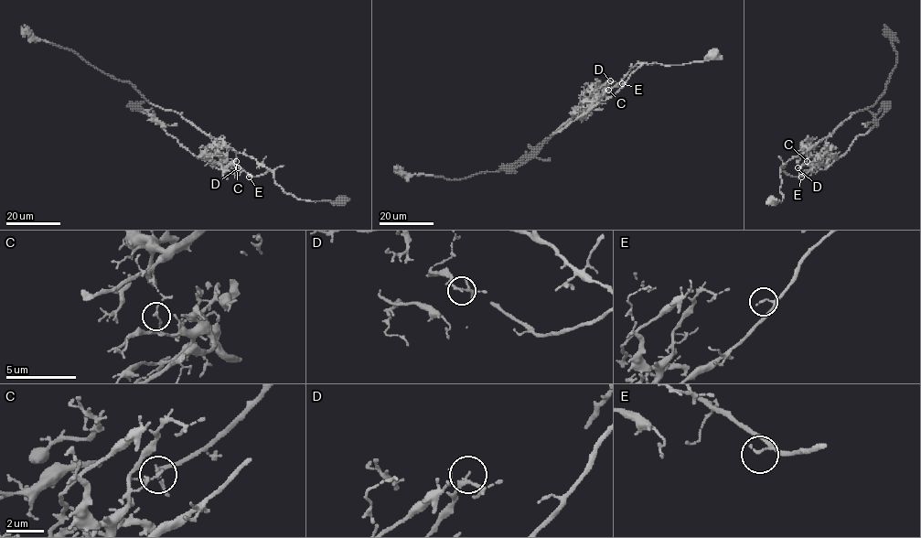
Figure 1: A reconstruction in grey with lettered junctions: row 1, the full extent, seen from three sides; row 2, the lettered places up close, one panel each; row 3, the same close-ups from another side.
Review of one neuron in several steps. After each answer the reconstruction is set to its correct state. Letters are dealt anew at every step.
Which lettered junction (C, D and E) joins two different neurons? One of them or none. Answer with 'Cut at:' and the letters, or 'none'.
Cut at: C

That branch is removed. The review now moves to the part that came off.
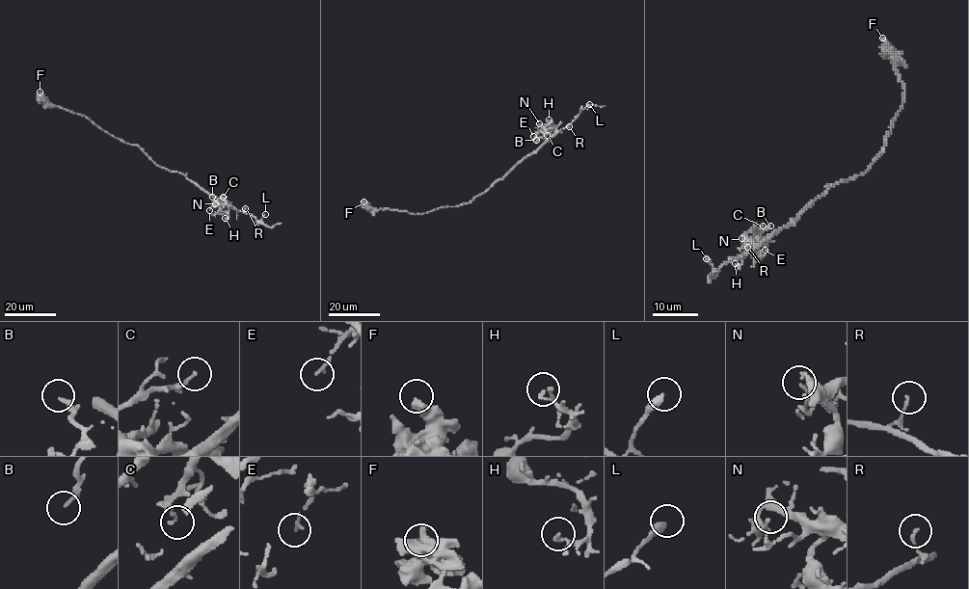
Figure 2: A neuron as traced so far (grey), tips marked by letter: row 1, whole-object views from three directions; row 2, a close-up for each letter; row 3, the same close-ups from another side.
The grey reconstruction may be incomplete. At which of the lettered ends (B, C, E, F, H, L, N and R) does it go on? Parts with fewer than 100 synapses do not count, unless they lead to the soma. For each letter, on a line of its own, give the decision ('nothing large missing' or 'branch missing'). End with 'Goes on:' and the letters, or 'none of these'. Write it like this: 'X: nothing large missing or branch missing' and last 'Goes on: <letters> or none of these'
B: nothing large missing
C: nothing large missing
E: nothing large missing
F: nothing large missing
H: nothing large missing
L: nothing large missing
N: nothing large missing
R: nothing large missing
Goes on: none of these

